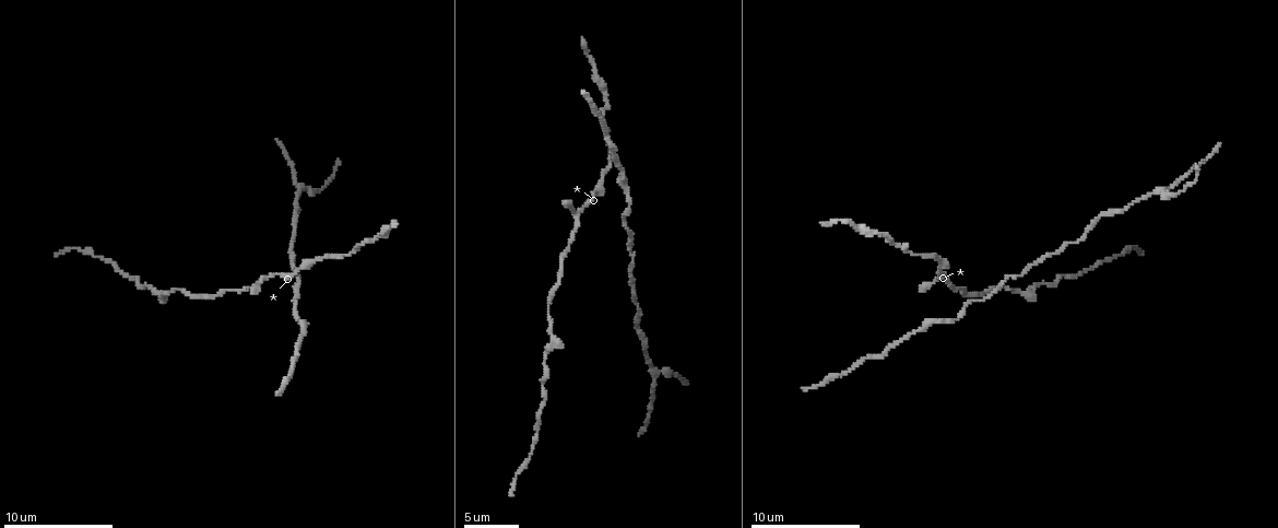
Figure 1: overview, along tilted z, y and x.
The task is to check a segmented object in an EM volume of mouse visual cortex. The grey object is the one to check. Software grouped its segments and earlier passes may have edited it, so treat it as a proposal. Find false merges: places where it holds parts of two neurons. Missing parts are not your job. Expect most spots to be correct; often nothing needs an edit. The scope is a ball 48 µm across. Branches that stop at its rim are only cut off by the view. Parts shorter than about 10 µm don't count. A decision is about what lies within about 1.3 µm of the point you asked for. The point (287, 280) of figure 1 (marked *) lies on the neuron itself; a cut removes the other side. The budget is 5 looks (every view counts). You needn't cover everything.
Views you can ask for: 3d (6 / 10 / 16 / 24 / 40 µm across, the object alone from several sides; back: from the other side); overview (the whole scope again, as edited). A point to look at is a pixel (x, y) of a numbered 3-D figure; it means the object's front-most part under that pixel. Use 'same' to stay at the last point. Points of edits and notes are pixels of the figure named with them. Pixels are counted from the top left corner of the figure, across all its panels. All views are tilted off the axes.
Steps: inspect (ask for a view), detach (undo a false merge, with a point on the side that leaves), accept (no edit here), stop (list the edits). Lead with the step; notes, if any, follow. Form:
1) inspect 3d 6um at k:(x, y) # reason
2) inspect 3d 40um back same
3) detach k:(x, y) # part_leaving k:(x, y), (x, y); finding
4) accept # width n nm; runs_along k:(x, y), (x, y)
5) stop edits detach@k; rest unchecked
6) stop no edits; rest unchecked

inspect 3d 6um at 1:(296, 307)

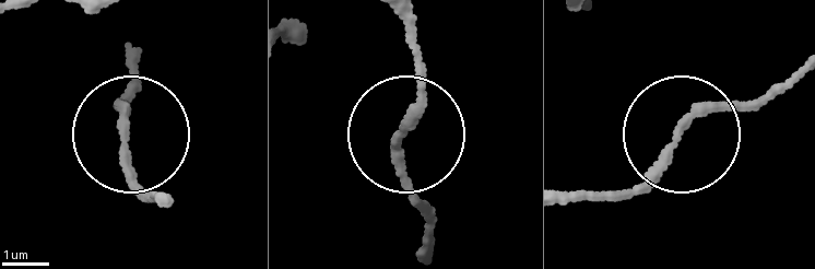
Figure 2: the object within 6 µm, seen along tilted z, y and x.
accept # width 190 nm; all the same neuron

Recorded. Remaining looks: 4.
inspect 3d 10um at 1:(1033, 288) # calibre changes

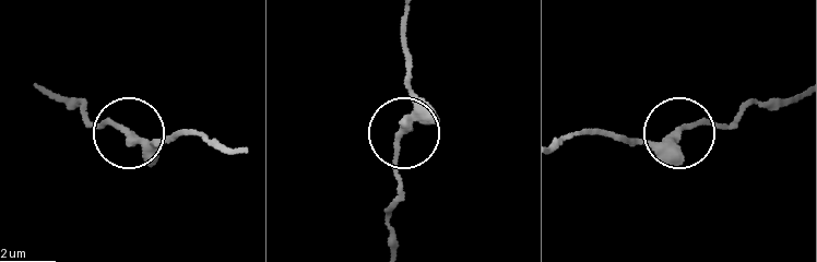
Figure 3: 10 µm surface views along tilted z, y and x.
inspect 3d 6um at 3:(679, 134) # closer look

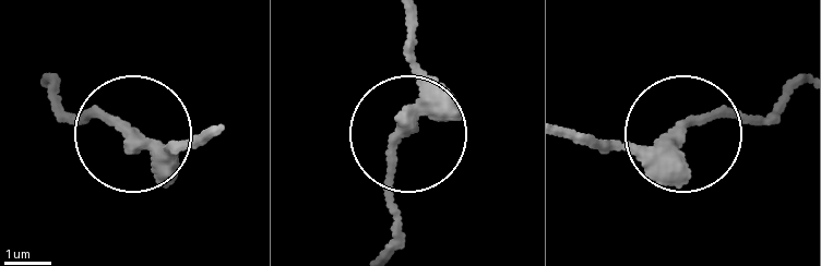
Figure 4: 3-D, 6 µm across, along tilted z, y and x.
accept # runs_along 4:(210, 129), (145, 149), (91, 113), (55, 112); all the same neuron

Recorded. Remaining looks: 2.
inspect 3d 10um at 1:(1147, 198)

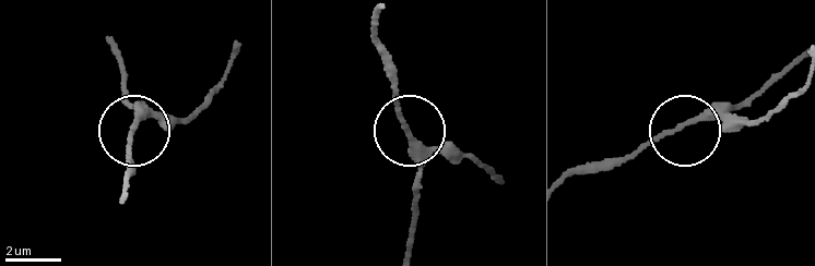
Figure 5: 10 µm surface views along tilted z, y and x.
inspect 3d 10um back at 5:(132, 125)

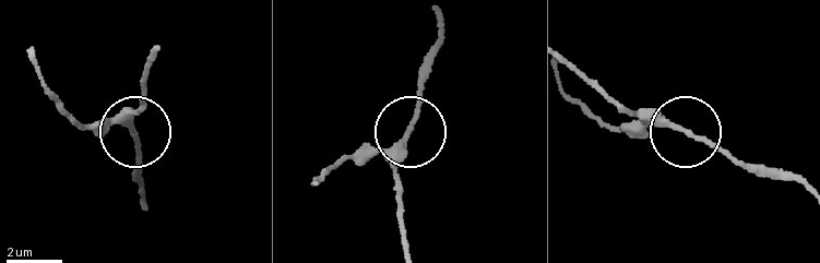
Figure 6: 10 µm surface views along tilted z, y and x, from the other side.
accept # continuous, no second neuron

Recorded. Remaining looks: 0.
stop no edits; rest unchecked

